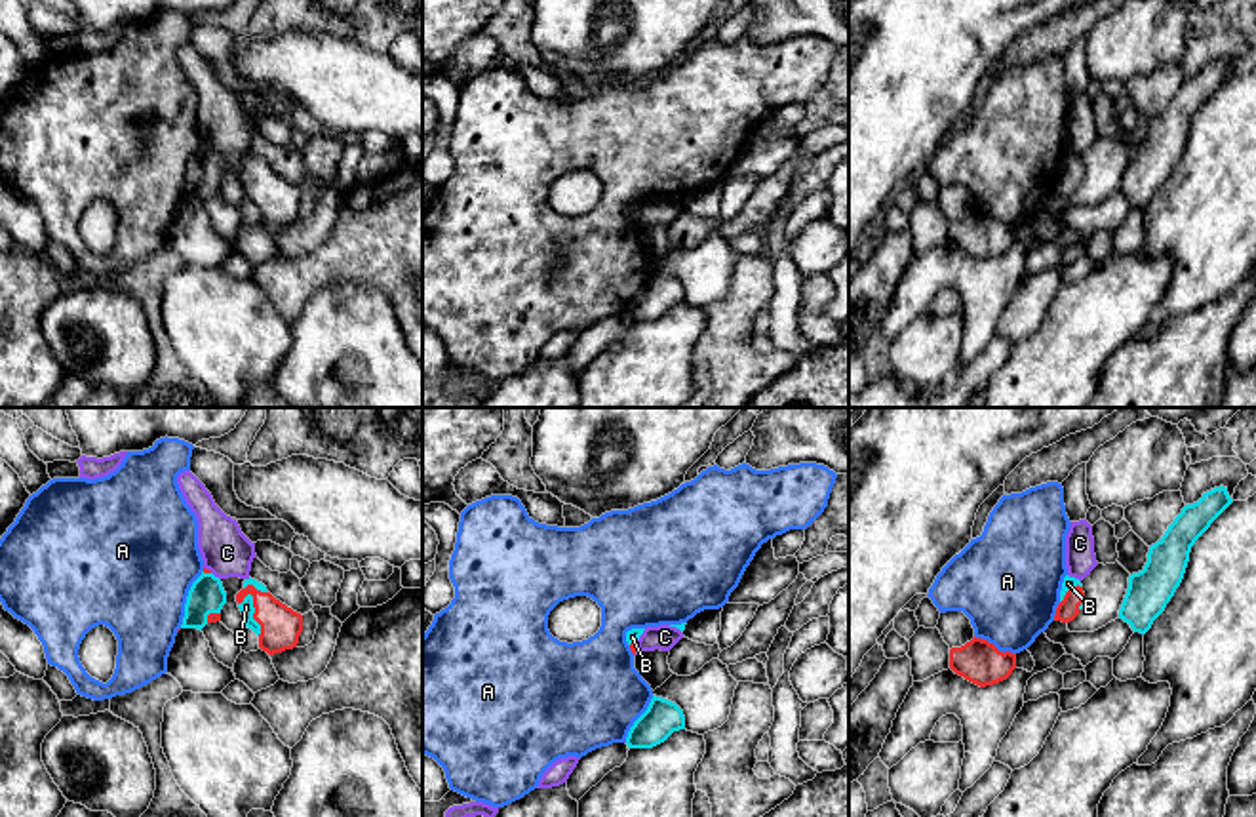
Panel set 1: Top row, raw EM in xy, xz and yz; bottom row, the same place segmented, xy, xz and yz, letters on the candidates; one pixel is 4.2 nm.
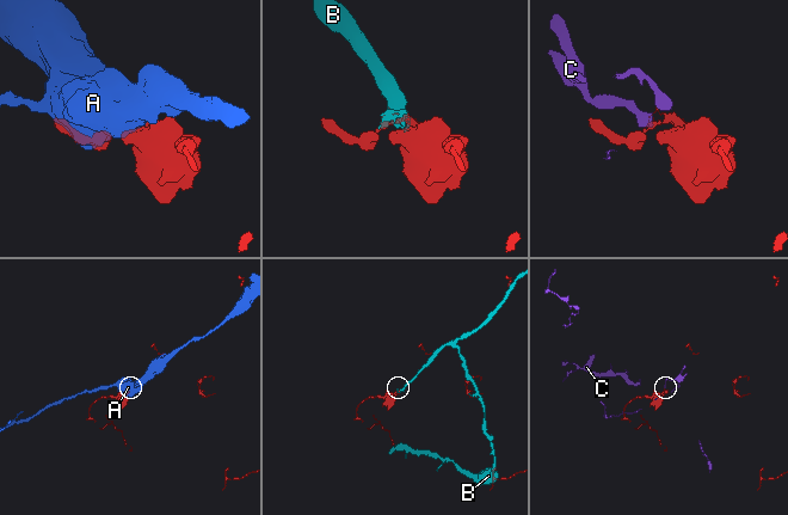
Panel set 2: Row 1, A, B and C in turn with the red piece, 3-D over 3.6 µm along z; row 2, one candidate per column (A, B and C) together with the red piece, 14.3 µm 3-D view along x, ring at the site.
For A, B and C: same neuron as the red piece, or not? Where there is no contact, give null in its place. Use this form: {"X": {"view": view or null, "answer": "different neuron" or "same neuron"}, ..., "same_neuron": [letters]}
{"A": {"view": "yz", "answer": "different neuron"}, "B": {"view": "xy", "answer": "same neuron"}, "C": {"view": "xz", "answer": "different neuron"}, "same_neuron": ["B"]}

